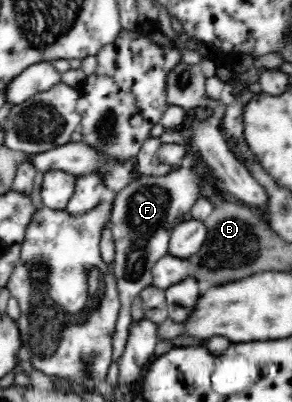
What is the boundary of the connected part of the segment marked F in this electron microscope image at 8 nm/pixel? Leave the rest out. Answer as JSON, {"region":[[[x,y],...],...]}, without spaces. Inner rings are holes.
{"region":[[[189,163],[165,175],[143,175],[115,194],[111,204],[109,225],[115,241],[113,274],[116,278],[120,308],[112,336],[113,360],[119,361],[124,354],[129,324],[133,321],[130,311],[133,299],[144,288],[152,285],[153,265],[162,256],[169,254],[168,244],[172,230],[183,220],[187,220],[185,214],[199,199],[197,176],[199,169],[195,169]]]}

